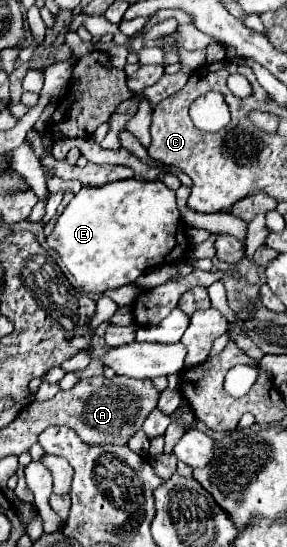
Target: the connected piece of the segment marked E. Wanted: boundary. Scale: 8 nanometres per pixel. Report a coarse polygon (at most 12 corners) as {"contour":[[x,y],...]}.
{"contour":[[83,187],[47,237],[85,293],[193,259],[175,191]]}

